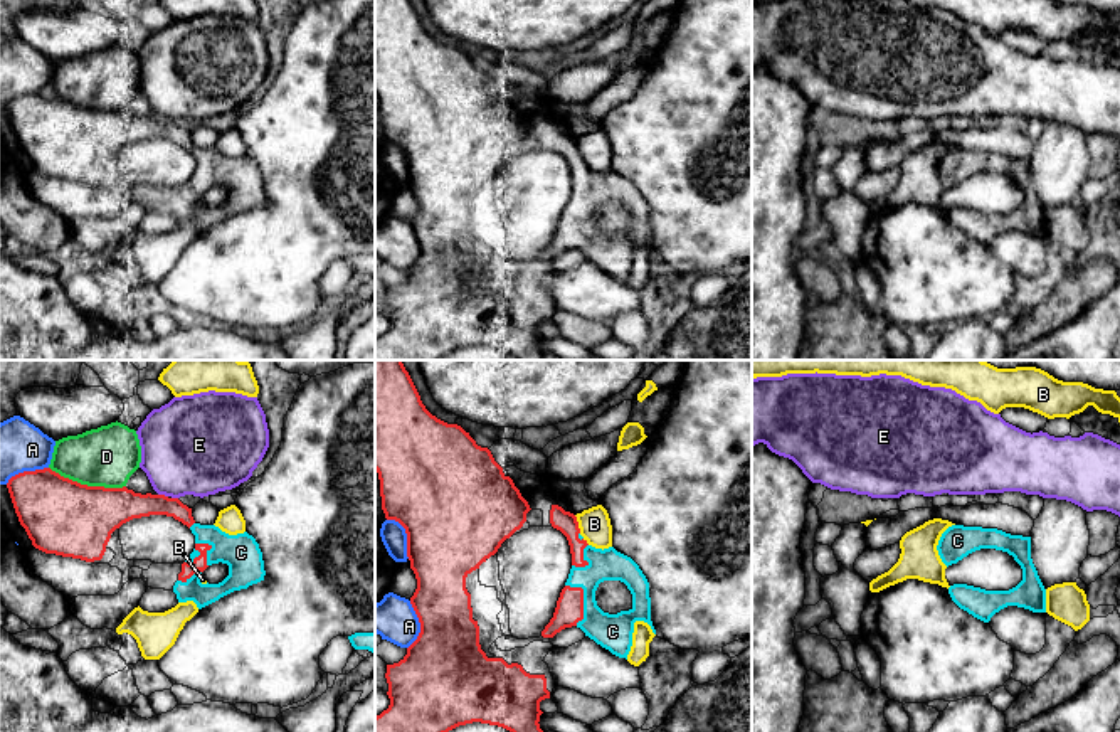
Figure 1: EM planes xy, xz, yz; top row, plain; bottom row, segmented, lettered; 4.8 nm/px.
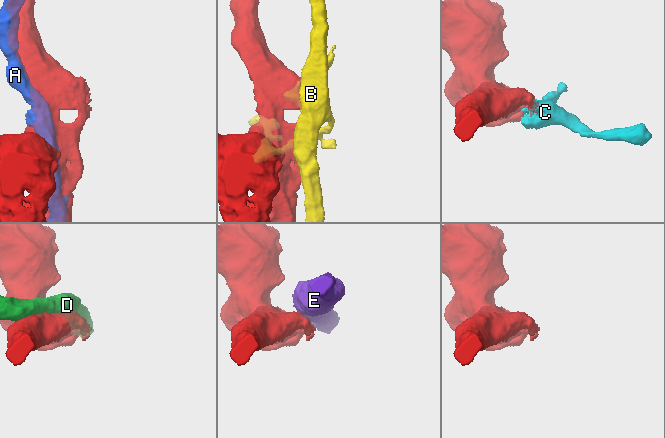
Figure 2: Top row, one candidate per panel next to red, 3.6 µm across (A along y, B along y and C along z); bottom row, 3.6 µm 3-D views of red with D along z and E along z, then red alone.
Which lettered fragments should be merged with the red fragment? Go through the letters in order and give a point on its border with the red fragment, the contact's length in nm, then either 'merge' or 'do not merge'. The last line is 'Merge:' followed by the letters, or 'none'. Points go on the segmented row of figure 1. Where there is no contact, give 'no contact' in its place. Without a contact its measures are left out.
A: xz (421, 625) | 240 nm | do not merge
B: xz (577, 524) | 90 nm | do not merge
C: xz (582, 599) | 200 nm | merge
D: xy (86, 485) | 380 nm | do not merge
E: xy (163, 495) | 50 nm | do not merge
Merge: C

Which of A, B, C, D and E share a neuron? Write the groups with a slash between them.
A / B / C / D / E

